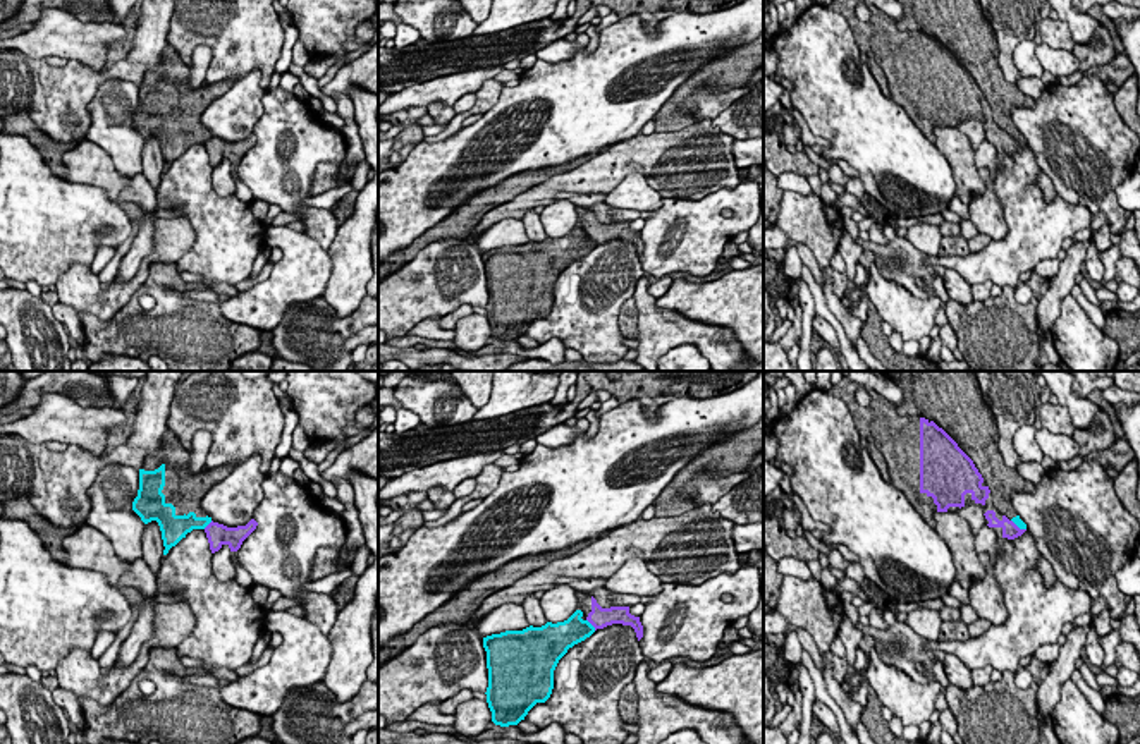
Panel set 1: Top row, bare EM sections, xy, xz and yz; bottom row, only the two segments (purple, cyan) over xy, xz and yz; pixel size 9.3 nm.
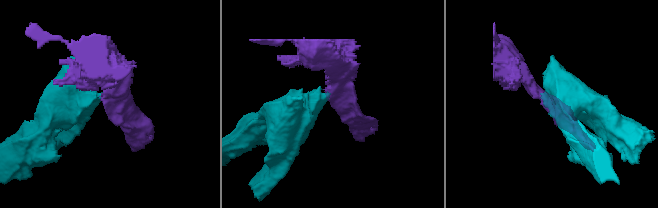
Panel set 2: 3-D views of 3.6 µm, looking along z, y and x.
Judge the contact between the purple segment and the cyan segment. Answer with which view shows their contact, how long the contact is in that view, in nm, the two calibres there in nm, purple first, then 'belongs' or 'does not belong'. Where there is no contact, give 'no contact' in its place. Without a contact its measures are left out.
xz | 140 nm | 200/240 nm | does not belong

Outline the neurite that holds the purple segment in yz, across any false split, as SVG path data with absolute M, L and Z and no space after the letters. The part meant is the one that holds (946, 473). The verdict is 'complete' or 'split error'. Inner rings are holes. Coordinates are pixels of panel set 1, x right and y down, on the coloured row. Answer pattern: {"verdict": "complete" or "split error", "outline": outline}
{"verdict": "split error", "outline": "M843 376L837 397L848 404L860 436L872 436L882 452L891 485L906 495L930 528L935 528L935 512L958 512L968 500L982 507L985 524L997 536L1014 540L1027 531L994 507L992 493L973 460L942 428L920 416L899 416L896 404L875 390L870 390L870 406L861 407L855 400L856 388Z"}

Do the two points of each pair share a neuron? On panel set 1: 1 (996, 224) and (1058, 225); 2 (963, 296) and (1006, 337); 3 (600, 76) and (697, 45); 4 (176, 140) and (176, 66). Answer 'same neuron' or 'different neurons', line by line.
1: different neurons
2: different neurons
3: same neuron
4: same neuron

